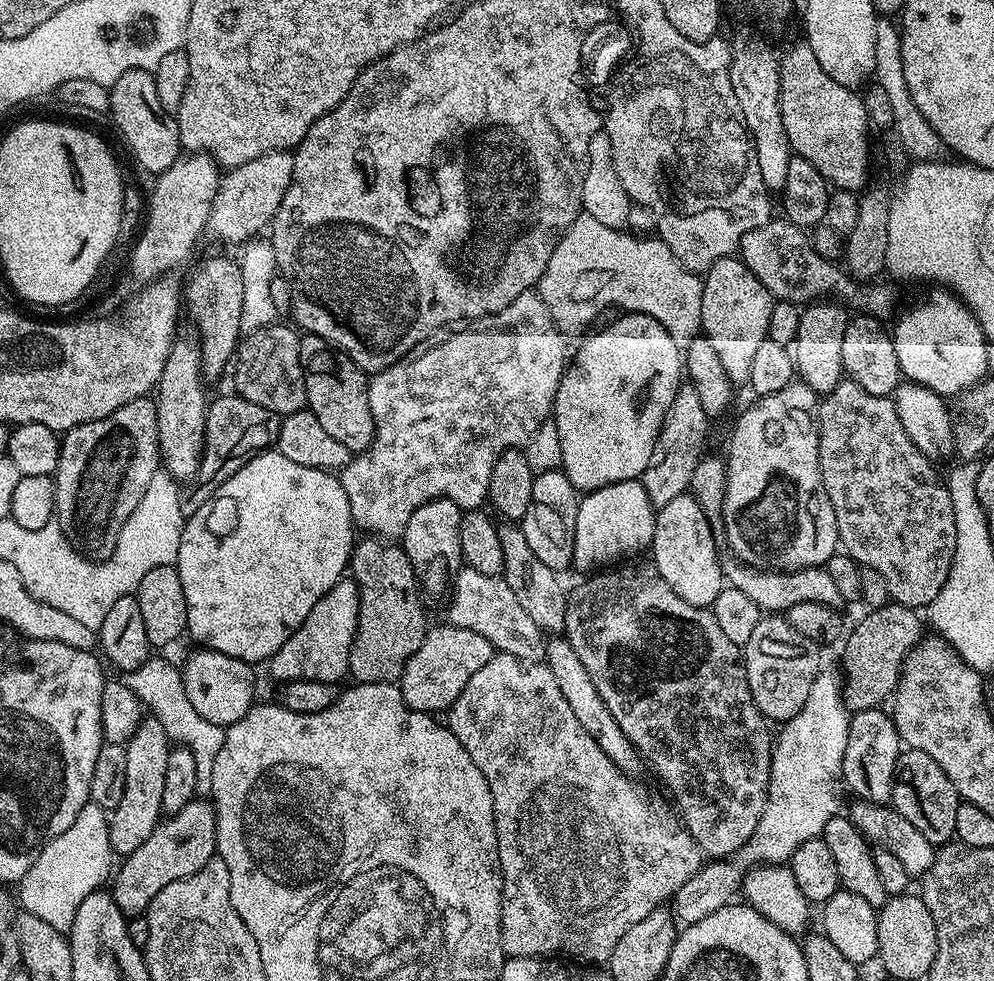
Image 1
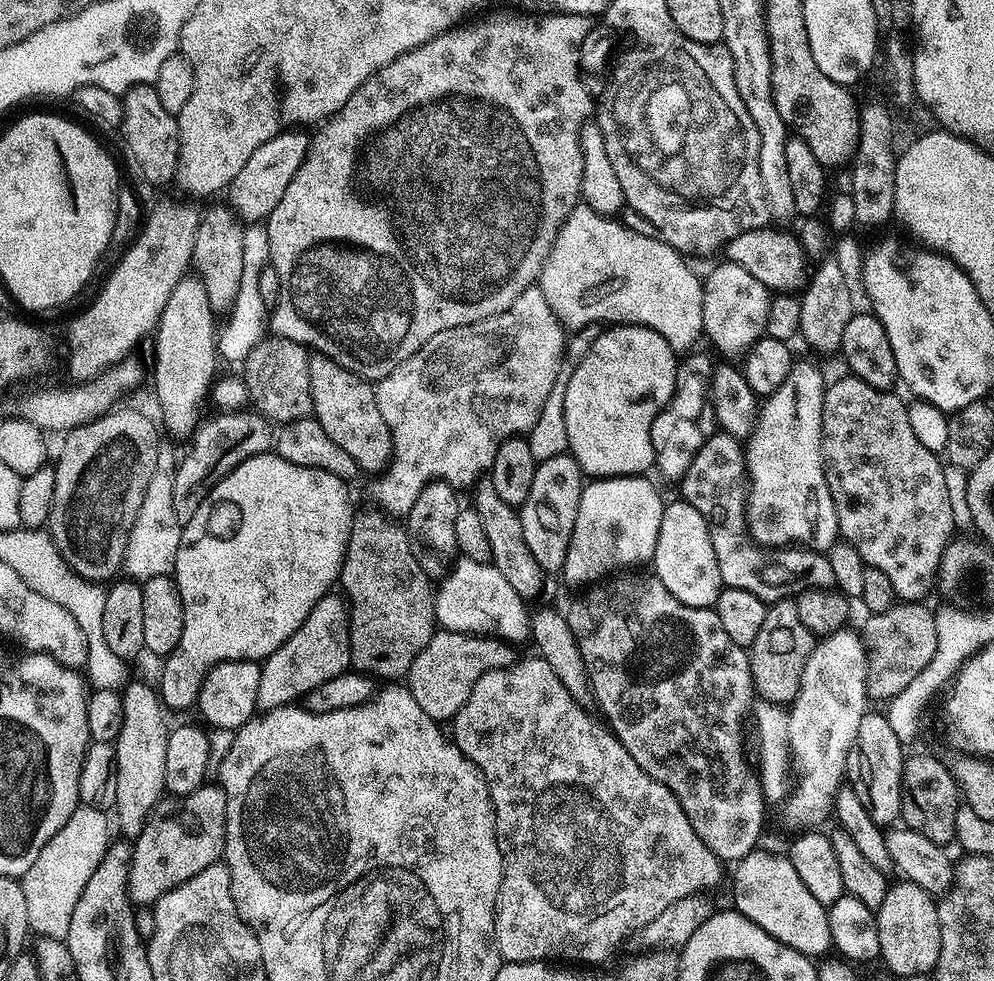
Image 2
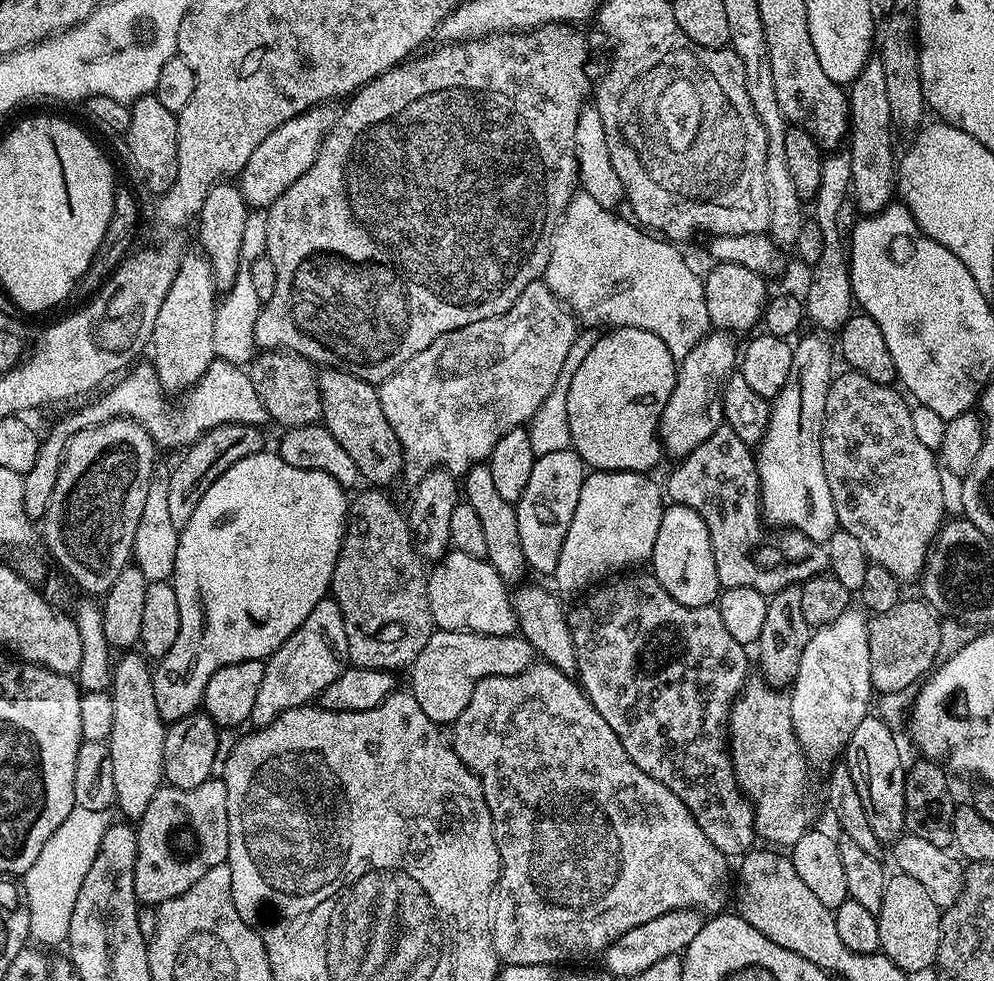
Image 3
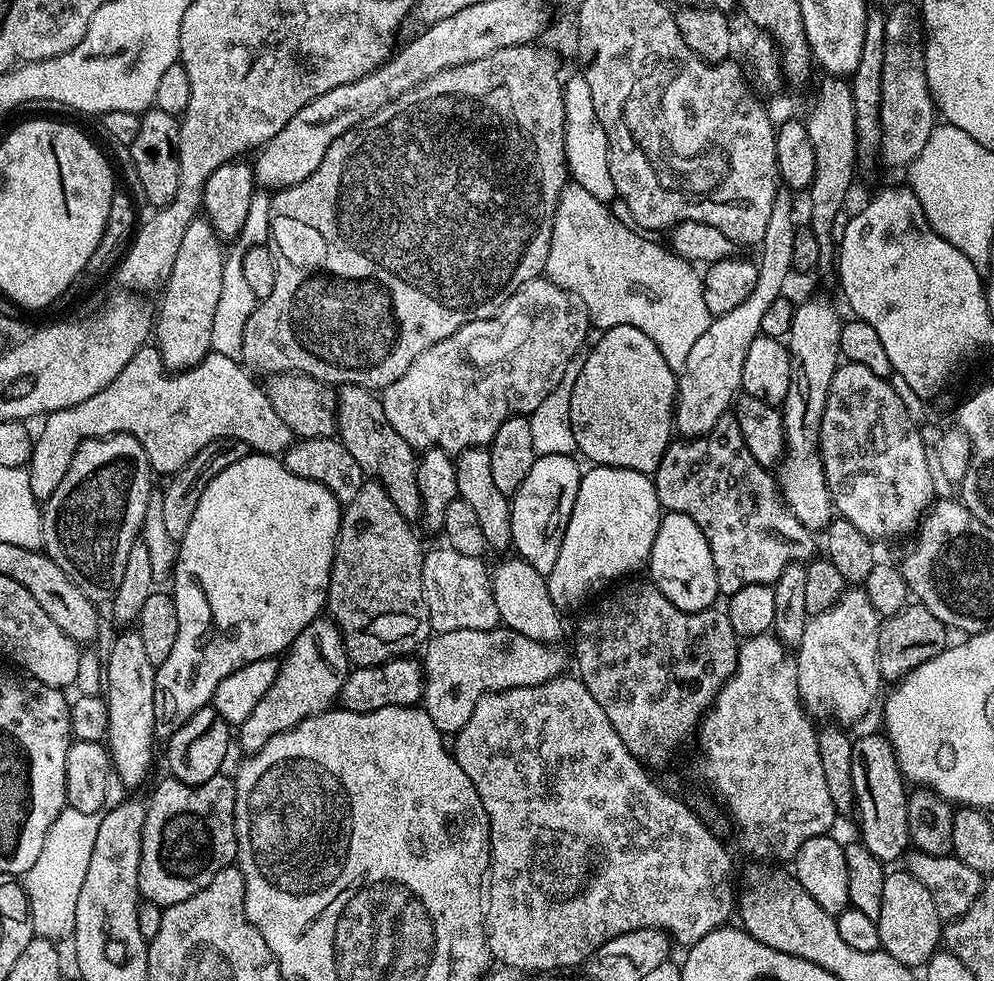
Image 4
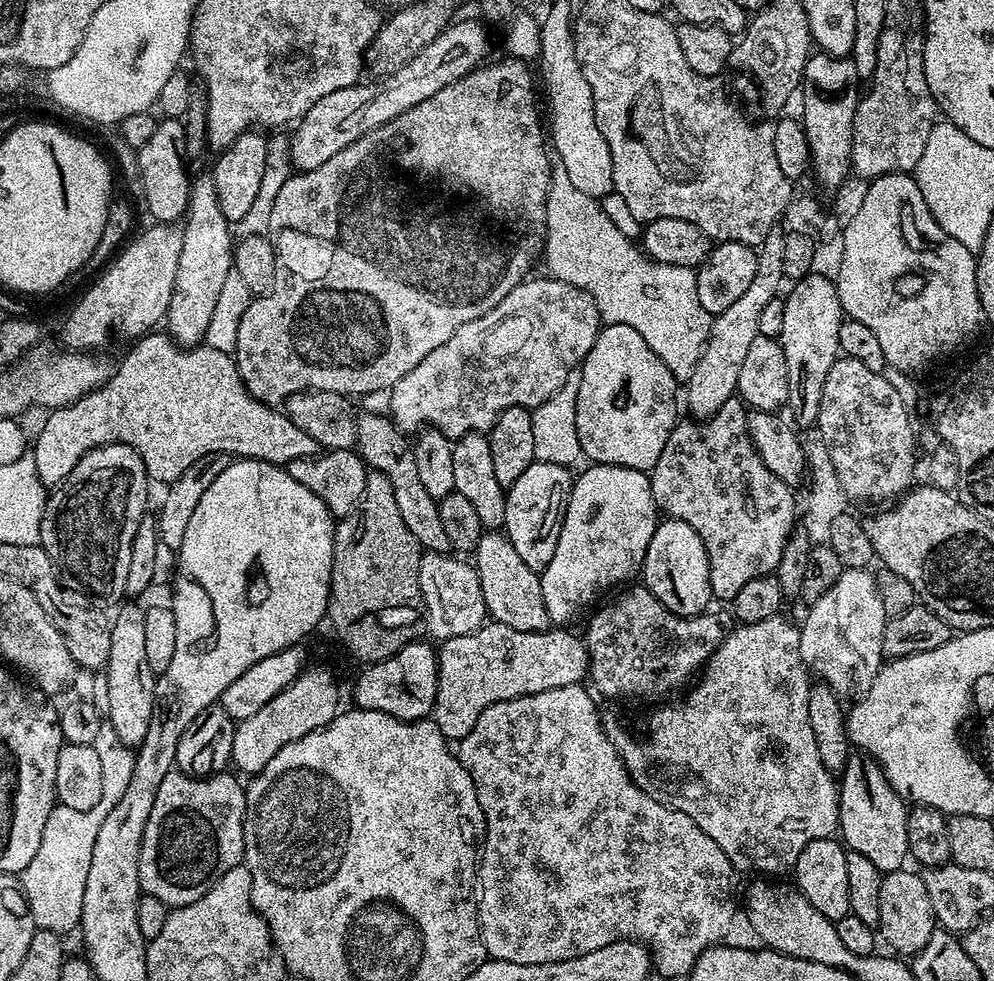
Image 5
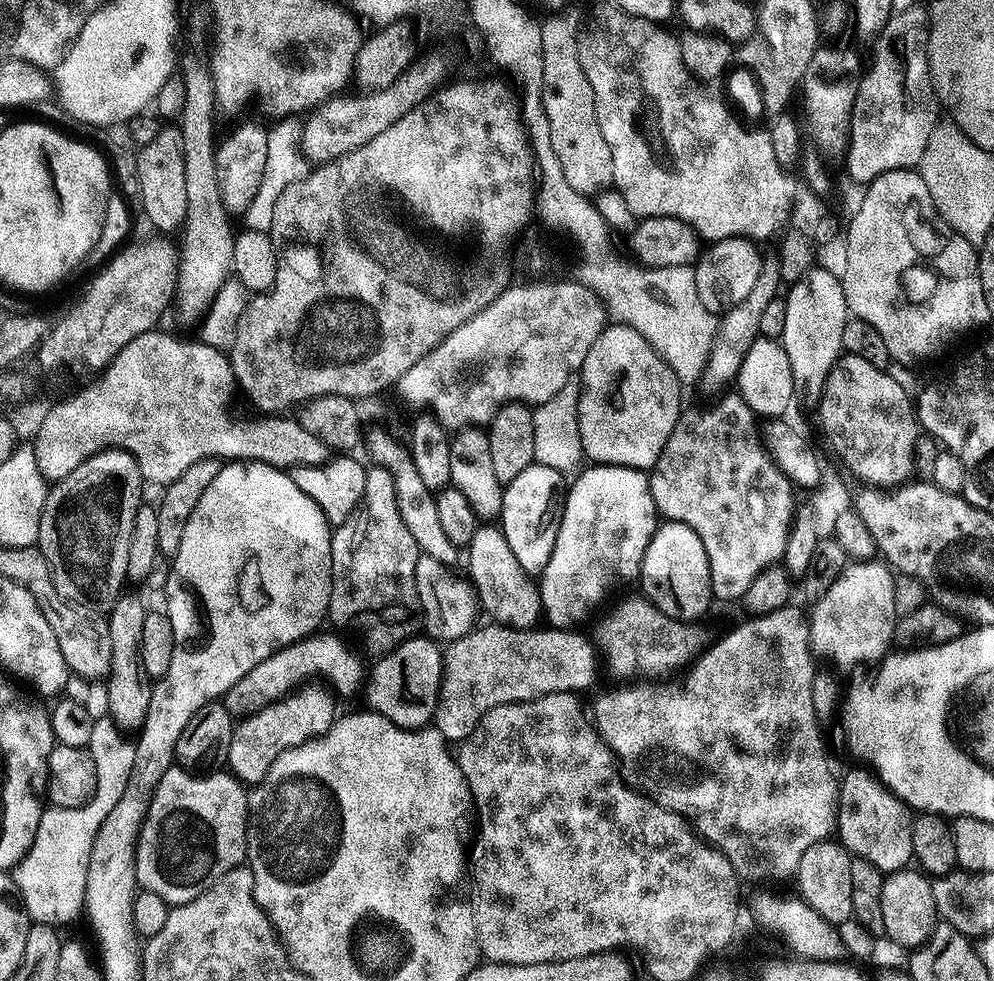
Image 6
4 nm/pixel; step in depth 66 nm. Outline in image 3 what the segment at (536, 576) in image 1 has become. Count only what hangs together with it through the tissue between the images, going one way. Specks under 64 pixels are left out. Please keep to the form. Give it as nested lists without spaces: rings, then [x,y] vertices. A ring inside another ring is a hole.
[[[487,463],[476,464],[462,476],[462,496],[467,504],[474,506],[478,519],[486,537],[486,554],[488,563],[498,570],[505,582],[523,581],[524,572],[529,571],[526,554],[522,552],[522,538],[518,538],[518,514],[516,505],[506,502],[500,497],[490,474]]]

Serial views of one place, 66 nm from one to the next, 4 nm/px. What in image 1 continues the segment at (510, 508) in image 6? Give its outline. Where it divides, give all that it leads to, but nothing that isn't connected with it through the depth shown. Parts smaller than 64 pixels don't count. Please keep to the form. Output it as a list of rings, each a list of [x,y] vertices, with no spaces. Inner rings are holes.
[[[563,471],[542,472],[536,476],[532,501],[524,515],[522,527],[526,534],[526,542],[530,542],[534,554],[538,554],[538,558],[546,562],[546,566],[563,570],[564,567],[567,569],[571,565],[579,509],[578,490]]]

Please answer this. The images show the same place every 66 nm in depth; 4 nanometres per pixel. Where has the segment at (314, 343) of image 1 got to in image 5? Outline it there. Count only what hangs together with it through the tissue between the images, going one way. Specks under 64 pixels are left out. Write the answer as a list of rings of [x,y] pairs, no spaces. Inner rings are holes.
[[[368,412],[364,416],[363,413],[356,421],[355,451],[359,452],[371,471],[381,472],[386,474],[386,478],[390,478],[390,486],[394,486],[394,503],[398,505],[398,514],[402,514],[402,522],[406,522],[410,534],[418,538],[421,549],[447,553],[449,546],[442,527],[442,518],[438,518],[438,502],[430,498],[430,494],[426,494],[426,489],[422,487],[409,437],[387,415],[379,416],[376,412]]]

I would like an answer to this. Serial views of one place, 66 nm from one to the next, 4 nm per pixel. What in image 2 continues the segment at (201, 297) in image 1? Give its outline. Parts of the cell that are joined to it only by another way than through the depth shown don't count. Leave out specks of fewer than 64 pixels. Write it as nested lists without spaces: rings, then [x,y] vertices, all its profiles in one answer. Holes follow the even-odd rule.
[[[227,207],[212,208],[203,213],[196,231],[196,241],[192,251],[191,267],[204,284],[206,298],[210,300],[213,313],[227,313],[236,301],[238,286],[242,282],[242,234],[241,221]]]

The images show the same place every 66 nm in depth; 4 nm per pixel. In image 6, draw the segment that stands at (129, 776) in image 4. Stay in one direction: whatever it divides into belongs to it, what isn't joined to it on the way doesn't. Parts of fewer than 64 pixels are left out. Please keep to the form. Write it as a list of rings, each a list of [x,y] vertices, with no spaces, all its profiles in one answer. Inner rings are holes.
[[[121,594],[116,599],[112,611],[107,613],[106,619],[110,630],[110,654],[112,655],[112,668],[107,674],[108,708],[113,720],[125,729],[139,729],[146,718],[146,710],[150,706],[152,684],[150,677],[145,674],[140,665],[140,643],[142,642],[142,622],[146,622],[149,609],[136,596]]]

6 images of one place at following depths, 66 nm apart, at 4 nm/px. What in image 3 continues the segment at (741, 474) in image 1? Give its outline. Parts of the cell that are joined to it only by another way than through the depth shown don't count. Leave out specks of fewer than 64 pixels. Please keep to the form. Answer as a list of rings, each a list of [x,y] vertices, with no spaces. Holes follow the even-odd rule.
[[[801,335],[795,341],[790,366],[792,379],[771,401],[772,416],[754,455],[760,479],[763,519],[783,529],[800,532],[811,540],[827,542],[838,530],[838,525],[830,486],[822,466],[820,435],[824,432],[826,394],[834,379],[834,348],[826,344],[821,335],[812,335],[816,336]]]

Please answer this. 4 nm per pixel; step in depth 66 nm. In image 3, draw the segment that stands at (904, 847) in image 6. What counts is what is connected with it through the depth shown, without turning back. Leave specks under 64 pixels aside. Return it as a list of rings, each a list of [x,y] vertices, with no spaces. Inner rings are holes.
[[[869,714],[858,722],[858,730],[848,739],[846,763],[853,775],[858,795],[865,807],[870,827],[882,842],[895,842],[905,831],[904,777],[906,764],[900,761],[900,748],[896,745],[897,733],[889,728],[879,715]]]

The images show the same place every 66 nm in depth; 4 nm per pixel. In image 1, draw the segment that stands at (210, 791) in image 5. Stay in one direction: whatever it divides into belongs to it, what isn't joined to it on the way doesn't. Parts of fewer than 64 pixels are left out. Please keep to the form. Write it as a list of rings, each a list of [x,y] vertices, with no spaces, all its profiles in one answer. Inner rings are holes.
[[[197,798],[182,806],[180,812],[171,818],[161,819],[160,823],[138,846],[138,850],[123,857],[124,864],[115,873],[116,881],[110,885],[112,897],[123,910],[125,917],[133,918],[147,913],[150,902],[158,898],[158,893],[166,890],[170,882],[178,882],[206,866],[217,855],[216,850],[216,810],[207,799]]]

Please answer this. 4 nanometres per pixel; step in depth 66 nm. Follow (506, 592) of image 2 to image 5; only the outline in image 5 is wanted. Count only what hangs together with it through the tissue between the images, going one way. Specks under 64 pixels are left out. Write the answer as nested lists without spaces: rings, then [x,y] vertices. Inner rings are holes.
[[[425,551],[420,557],[418,582],[424,599],[424,619],[427,635],[433,641],[443,642],[462,634],[477,632],[484,627],[488,611],[482,598],[482,586],[471,563],[445,552]]]

